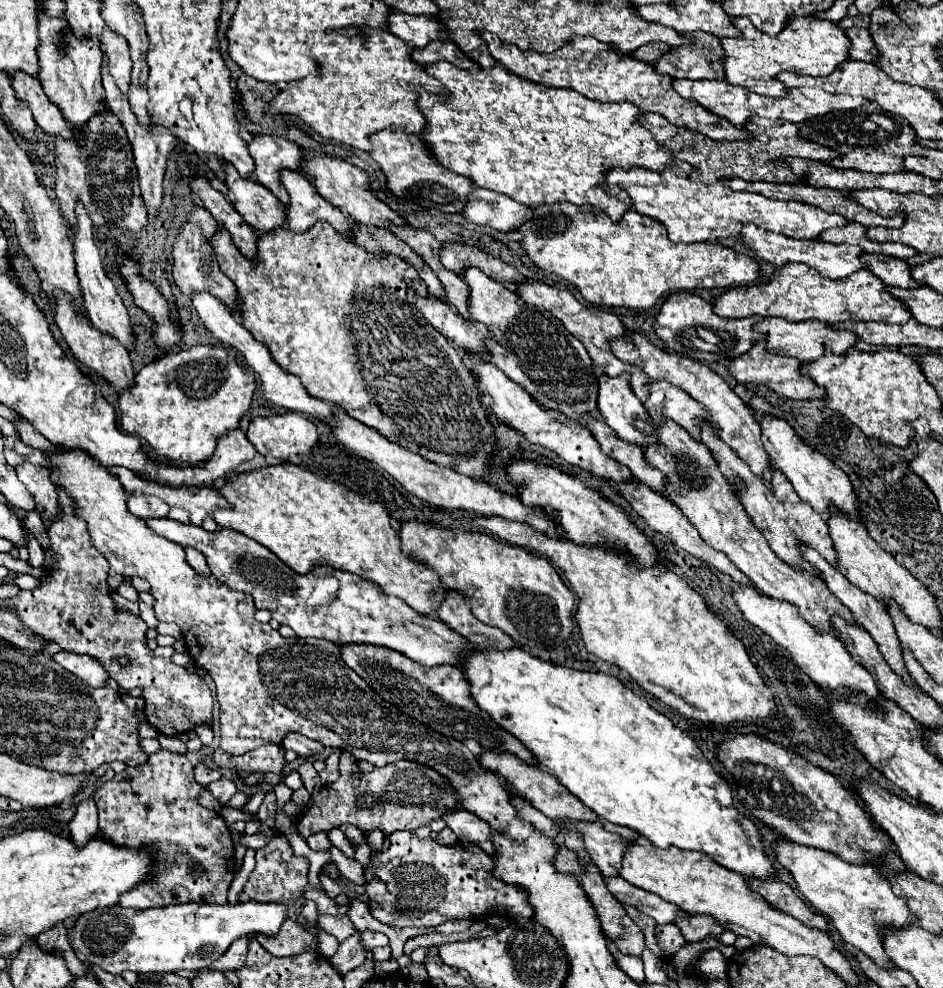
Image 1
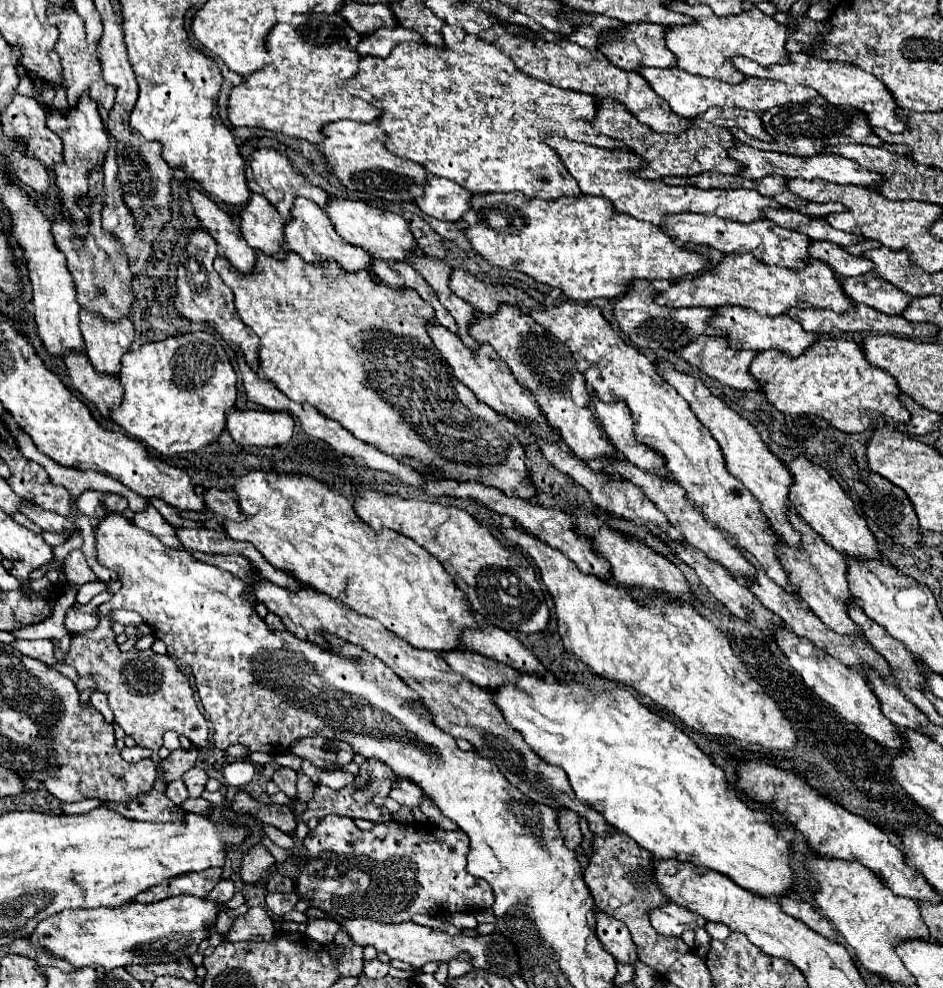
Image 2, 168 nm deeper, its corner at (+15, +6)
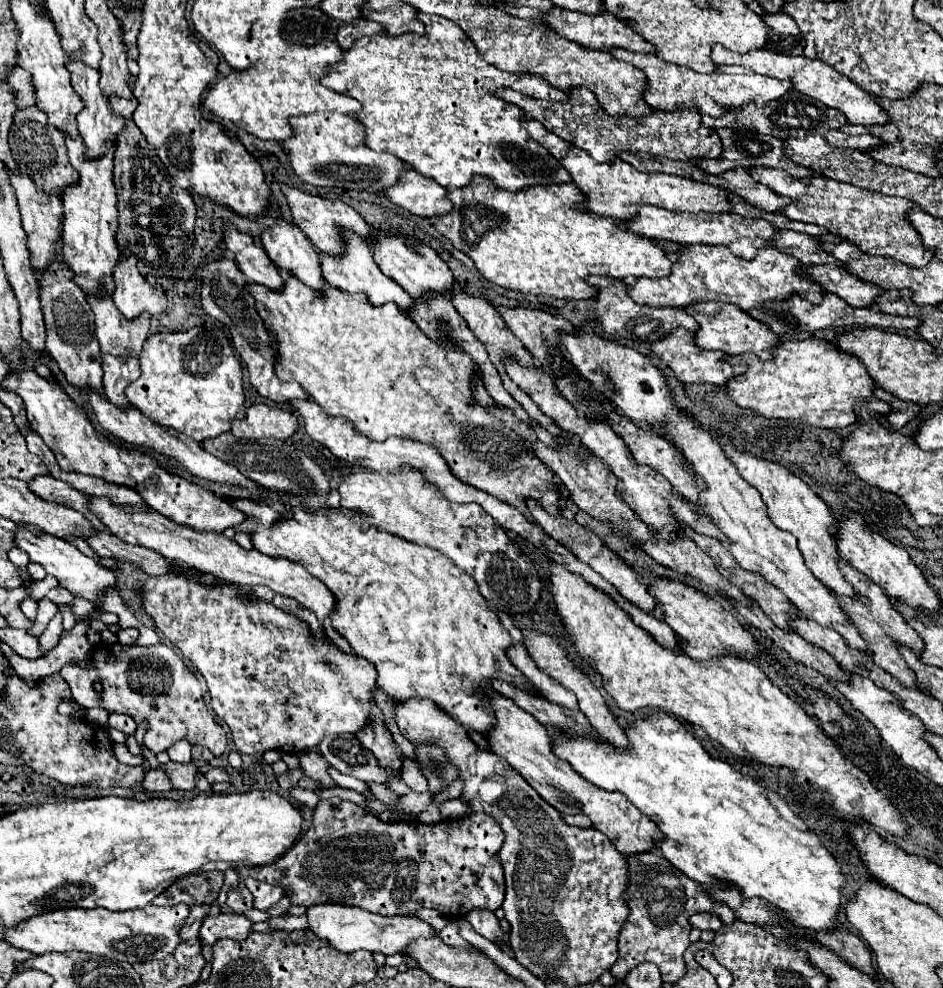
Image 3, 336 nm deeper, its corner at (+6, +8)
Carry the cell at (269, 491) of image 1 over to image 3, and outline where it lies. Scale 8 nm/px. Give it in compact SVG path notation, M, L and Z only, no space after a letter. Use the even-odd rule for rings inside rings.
M294 508L290 520L282 520L272 528L258 528L258 532L252 534L252 542L262 554L282 556L302 564L312 576L326 584L338 600L334 612L328 616L332 628L348 640L354 654L374 664L378 672L376 686L394 702L410 700L414 696L428 698L468 732L478 732L486 738L496 724L494 710L488 706L488 690L492 690L490 684L494 680L508 682L534 696L540 694L508 660L506 650L514 640L500 624L500 618L486 606L476 582L452 560L440 556L440 552L376 530L364 514L346 508L330 508L316 514L304 508Z

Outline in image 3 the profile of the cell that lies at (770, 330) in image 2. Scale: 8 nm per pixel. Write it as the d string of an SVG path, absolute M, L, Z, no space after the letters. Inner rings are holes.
M698 302L684 308L694 320L698 322L698 330L694 332L694 342L706 350L720 350L724 354L744 354L754 352L758 358L766 360L770 356L770 348L776 346L780 340L774 332L770 332L762 322L750 318L744 310L738 310L732 304L718 304L718 302Z

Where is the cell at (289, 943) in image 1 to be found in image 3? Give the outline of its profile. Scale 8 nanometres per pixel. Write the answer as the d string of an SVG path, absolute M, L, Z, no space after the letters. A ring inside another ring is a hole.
M220 912L218 916L208 914L202 920L198 936L202 942L208 942L208 944L214 944L216 940L222 940L222 938L246 940L246 936L250 934L250 926L252 922L246 920L242 914L224 914L224 912Z

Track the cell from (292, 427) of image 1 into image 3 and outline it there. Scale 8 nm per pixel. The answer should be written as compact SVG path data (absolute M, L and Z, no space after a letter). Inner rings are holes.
M254 404L246 410L244 420L234 420L232 430L238 438L290 438L298 428L298 420L292 412L278 406L266 406L266 404Z

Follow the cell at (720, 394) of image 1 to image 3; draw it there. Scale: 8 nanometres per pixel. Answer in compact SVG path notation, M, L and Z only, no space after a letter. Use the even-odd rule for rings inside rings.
M726 442L726 446L722 446L722 450L726 452L726 456L736 464L740 476L752 484L760 496L762 502L766 504L766 514L768 518L782 530L788 530L790 534L794 534L798 538L798 548L804 556L806 566L810 568L810 572L832 592L840 594L840 596L848 596L848 598L856 598L856 592L852 588L850 582L844 580L844 574L840 572L838 564L840 564L840 554L838 554L838 546L836 546L836 538L834 538L834 522L836 518L830 514L828 506L794 474L790 474L786 468L774 464L774 462L766 462L760 460L756 456L738 452L730 442Z

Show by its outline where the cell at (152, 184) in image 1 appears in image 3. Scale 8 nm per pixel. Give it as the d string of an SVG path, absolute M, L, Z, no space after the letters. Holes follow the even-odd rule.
M120 256L120 262L114 270L114 282L116 282L116 292L112 296L118 312L126 320L134 320L140 314L162 314L168 306L166 294L156 288L152 288L146 278L138 272L136 268L136 258L124 258Z

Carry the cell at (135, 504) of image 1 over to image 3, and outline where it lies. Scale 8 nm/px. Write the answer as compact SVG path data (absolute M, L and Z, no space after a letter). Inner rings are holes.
M36 476L30 484L28 484L30 492L34 492L38 498L48 500L48 502L58 502L64 504L76 512L88 514L88 496L84 496L84 492L72 488L70 484L52 478L52 476Z

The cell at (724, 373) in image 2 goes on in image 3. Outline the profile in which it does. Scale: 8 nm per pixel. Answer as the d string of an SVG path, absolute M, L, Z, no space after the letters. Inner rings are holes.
M674 328L666 338L650 344L650 350L666 364L674 370L676 378L682 382L682 384L726 384L732 376L738 376L746 370L746 366L732 366L728 362L724 362L724 354L718 352L718 350L704 350L704 348L698 348L694 344L694 334L686 328Z

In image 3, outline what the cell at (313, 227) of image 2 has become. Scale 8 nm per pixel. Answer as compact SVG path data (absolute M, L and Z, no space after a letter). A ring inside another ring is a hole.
M346 232L346 254L342 256L342 260L322 254L320 262L322 262L322 276L324 276L324 280L330 286L340 288L342 292L364 294L370 300L370 304L374 304L374 306L382 306L386 302L394 302L402 312L408 312L408 310L414 308L414 300L394 280L390 280L388 276L382 274L382 270L378 268L378 264L372 258L370 246L360 236L354 236L352 232Z

